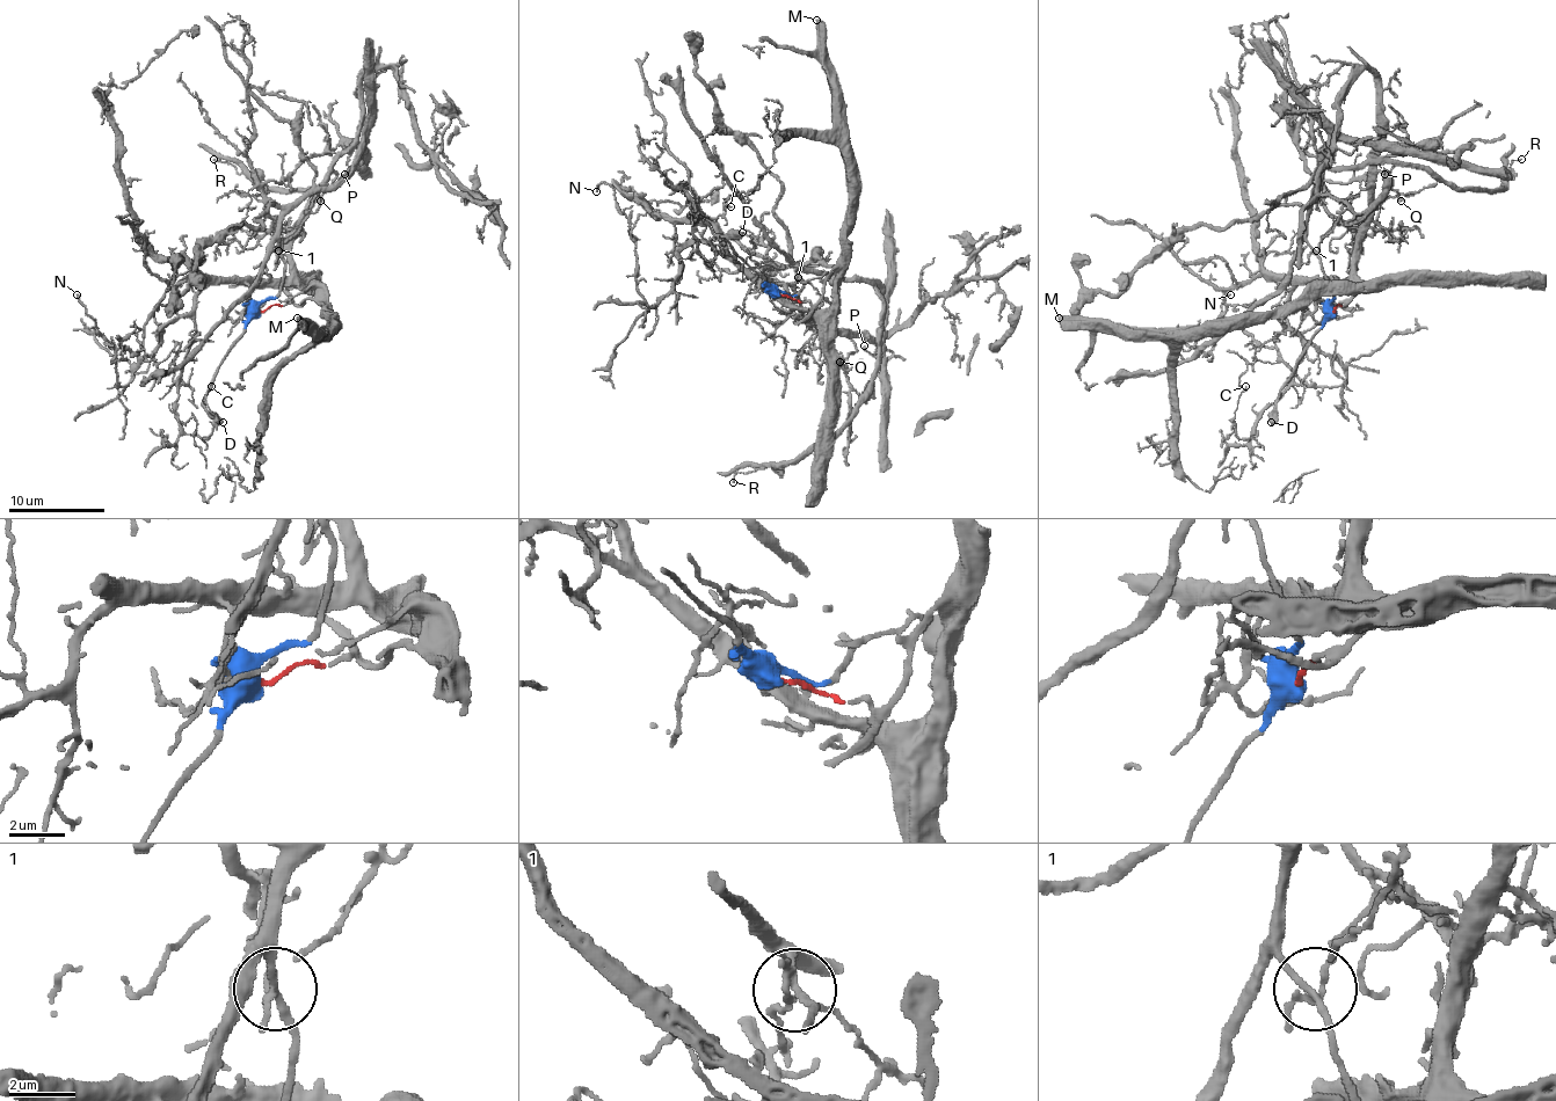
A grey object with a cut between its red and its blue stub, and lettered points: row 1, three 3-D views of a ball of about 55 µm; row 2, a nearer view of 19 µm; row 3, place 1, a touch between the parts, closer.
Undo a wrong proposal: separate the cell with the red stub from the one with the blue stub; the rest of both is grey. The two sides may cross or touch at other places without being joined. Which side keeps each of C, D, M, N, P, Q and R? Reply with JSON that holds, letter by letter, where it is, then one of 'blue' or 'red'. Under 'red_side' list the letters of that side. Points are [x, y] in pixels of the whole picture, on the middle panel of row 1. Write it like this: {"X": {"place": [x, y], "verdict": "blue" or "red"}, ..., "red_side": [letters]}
{"C": {"place": [731, 206], "verdict": "red"}, "D": {"place": [742, 232], "verdict": "blue"}, "M": {"place": [816, 20], "verdict": "red"}, "N": {"place": [596, 191], "verdict": "red"}, "P": {"place": [864, 345], "verdict": "blue"}, "Q": {"place": [840, 362], "verdict": "red"}, "R": {"place": [733, 482], "verdict": "blue"}, "red_side": ["C", "M", "N", "Q"]}

